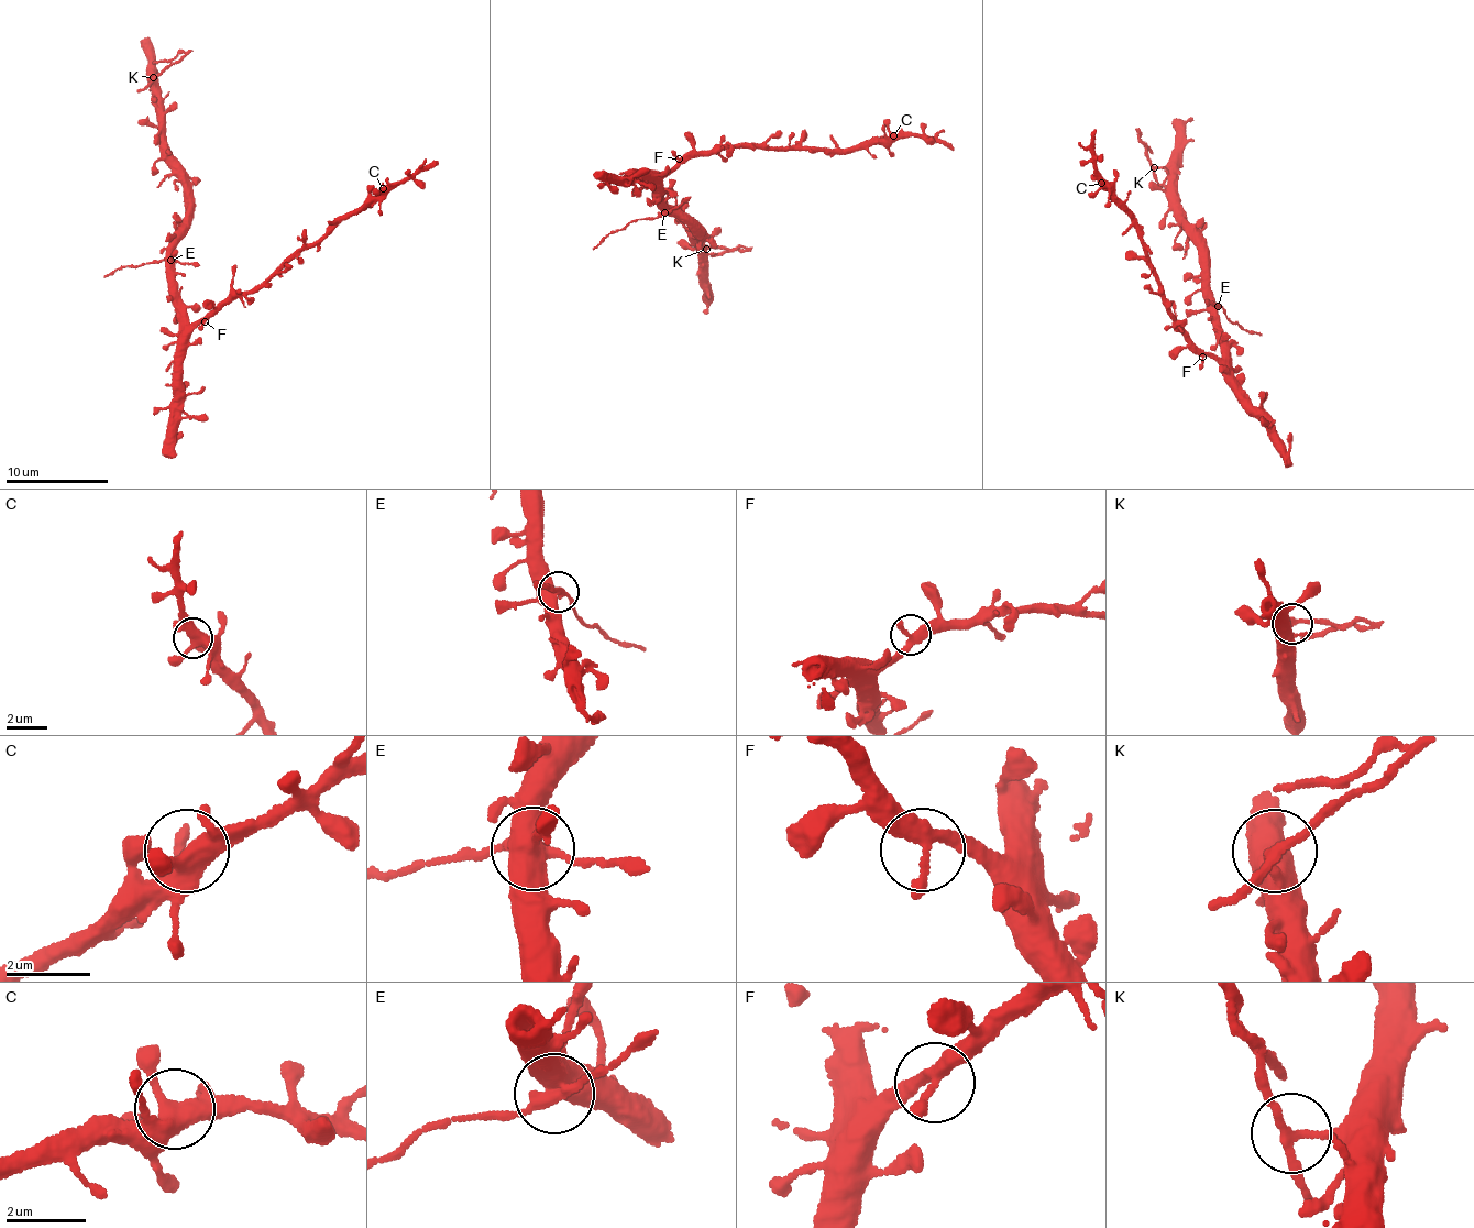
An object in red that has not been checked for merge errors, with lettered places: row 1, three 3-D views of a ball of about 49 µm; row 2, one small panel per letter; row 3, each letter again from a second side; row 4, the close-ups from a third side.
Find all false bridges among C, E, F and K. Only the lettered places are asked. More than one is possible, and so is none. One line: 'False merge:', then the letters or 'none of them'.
False merge: E, K

